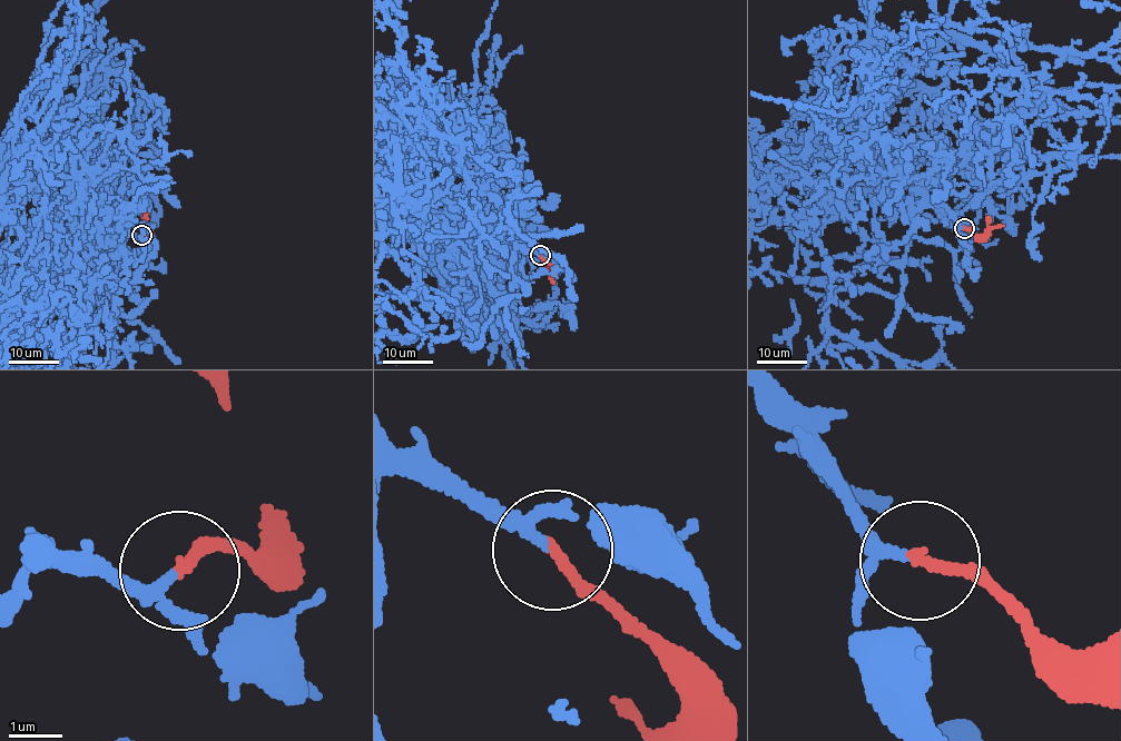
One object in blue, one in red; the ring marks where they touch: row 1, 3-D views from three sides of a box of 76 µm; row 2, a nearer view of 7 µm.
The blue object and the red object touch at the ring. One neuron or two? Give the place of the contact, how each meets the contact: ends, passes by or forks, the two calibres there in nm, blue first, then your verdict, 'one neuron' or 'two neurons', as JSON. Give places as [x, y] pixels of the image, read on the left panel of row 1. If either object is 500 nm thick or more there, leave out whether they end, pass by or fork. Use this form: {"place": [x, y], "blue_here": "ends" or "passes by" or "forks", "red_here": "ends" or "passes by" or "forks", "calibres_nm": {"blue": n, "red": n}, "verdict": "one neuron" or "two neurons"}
{"place": [141, 235], "blue_here": "passes by", "red_here": "ends", "calibres_nm": {"blue": 140, "red": 220}, "verdict": "one neuron"}

